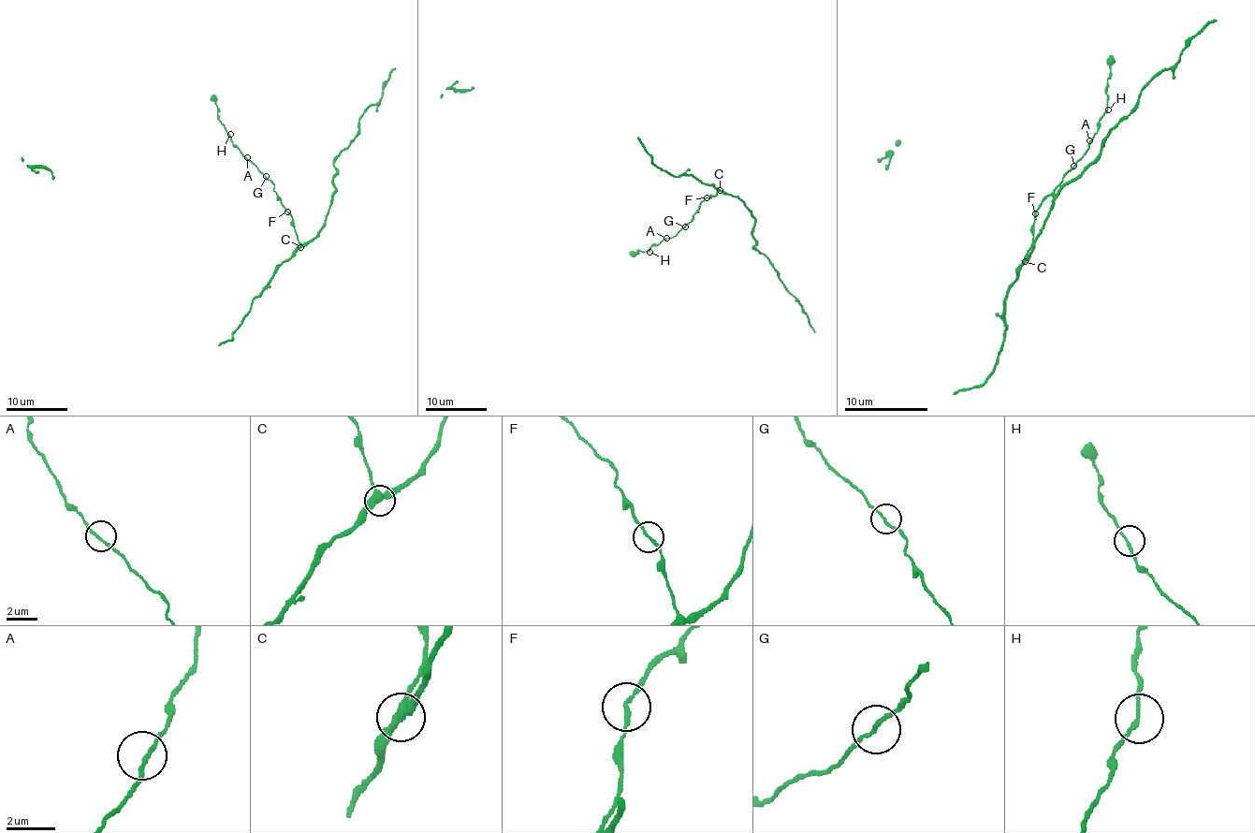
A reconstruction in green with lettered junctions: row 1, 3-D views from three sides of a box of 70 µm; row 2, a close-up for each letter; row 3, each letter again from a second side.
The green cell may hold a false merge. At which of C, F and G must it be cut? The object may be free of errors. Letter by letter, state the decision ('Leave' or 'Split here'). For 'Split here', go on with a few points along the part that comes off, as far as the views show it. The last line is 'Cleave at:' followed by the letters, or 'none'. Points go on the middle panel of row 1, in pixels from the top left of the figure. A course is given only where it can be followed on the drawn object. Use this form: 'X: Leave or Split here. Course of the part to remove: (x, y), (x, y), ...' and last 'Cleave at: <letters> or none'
C: Leave
F: Leave
G: Leave
Cleave at: none

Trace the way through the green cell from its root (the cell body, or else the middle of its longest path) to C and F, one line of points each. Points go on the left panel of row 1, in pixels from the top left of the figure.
C: (267, 178), (293, 221), (300, 247)
F: (267, 178), (287, 211)

